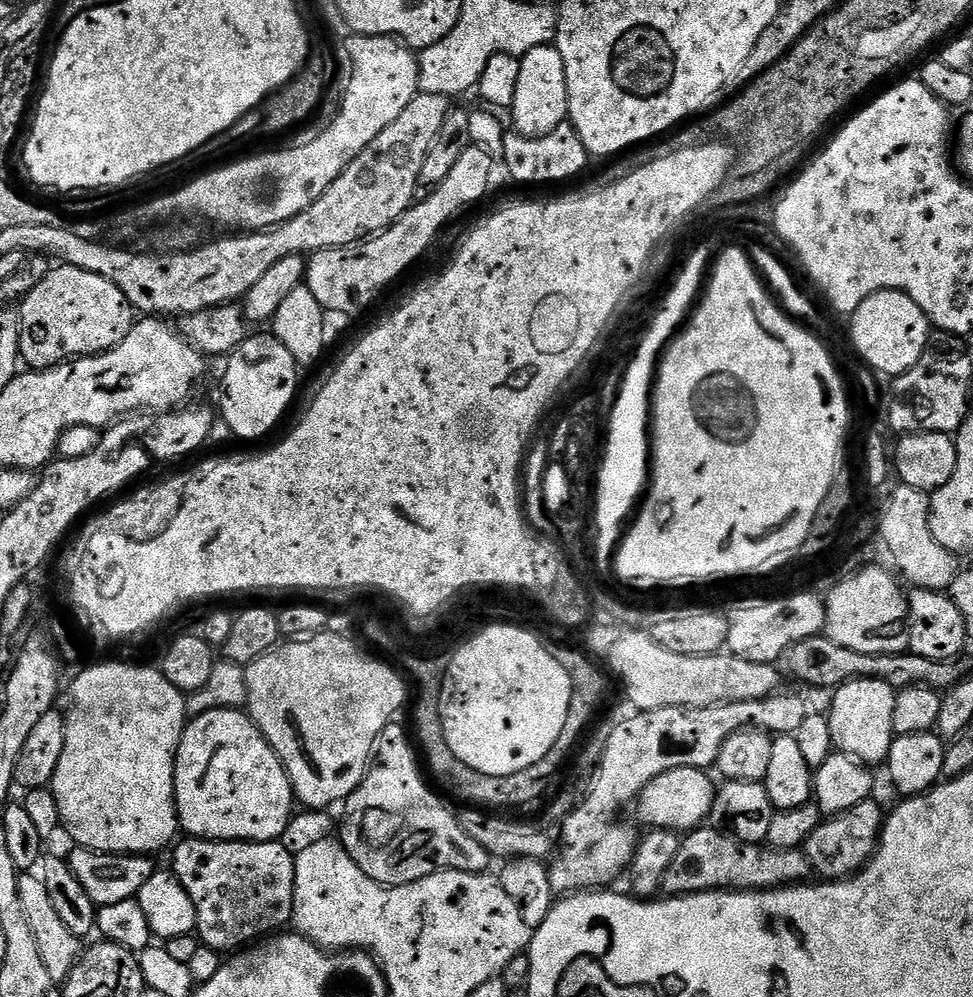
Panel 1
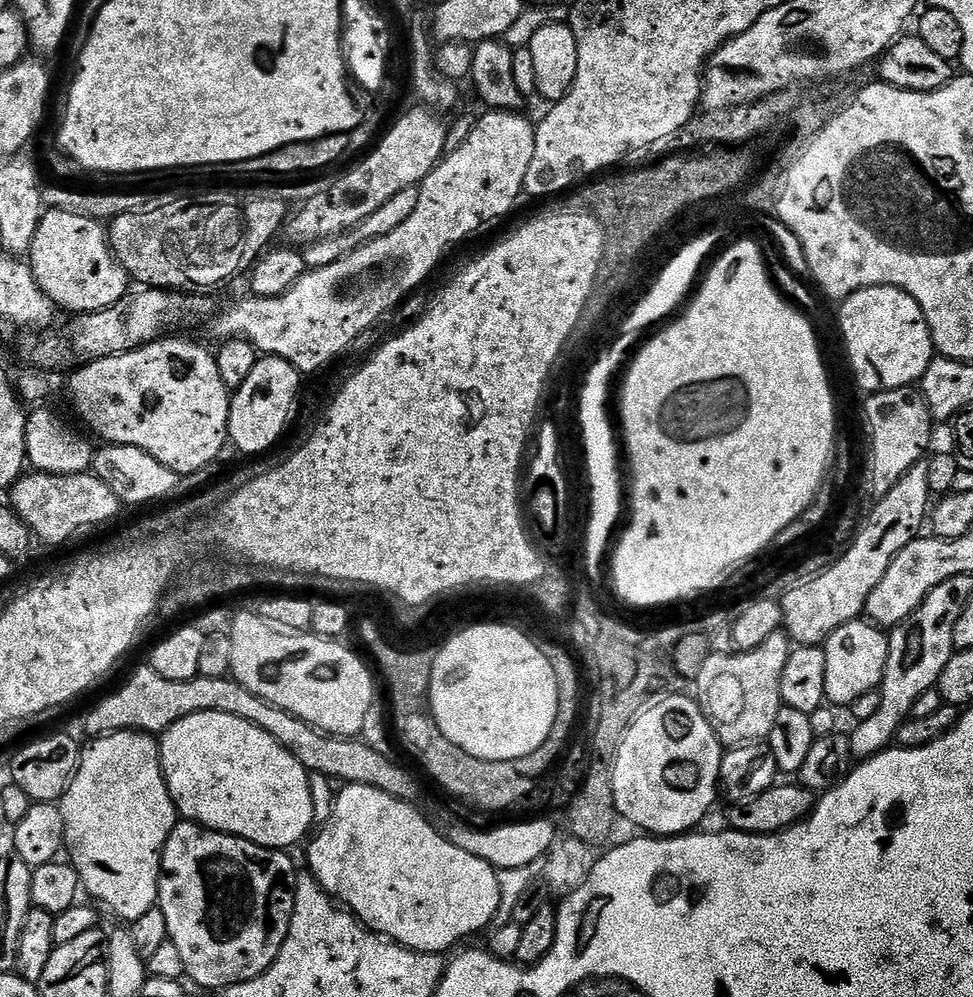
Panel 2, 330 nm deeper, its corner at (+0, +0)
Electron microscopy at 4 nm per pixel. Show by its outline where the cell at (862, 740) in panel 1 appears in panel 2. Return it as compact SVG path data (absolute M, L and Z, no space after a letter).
M864 618L851 620L838 626L838 630L828 636L822 647L826 654L824 699L829 705L851 706L855 700L862 698L862 694L870 694L879 689L888 657L888 636L885 629Z

